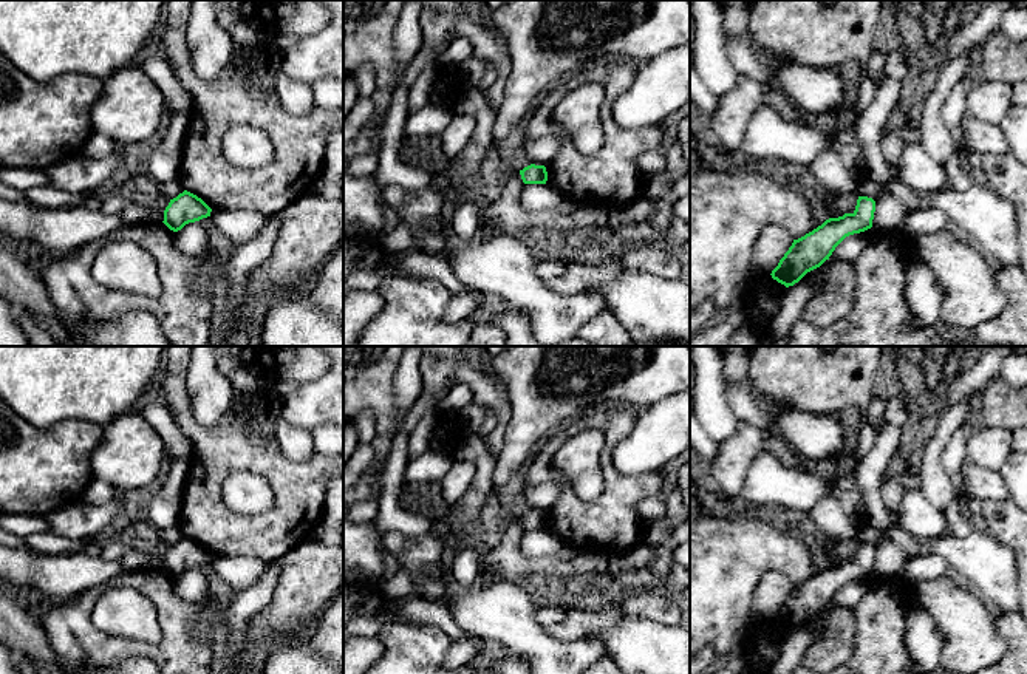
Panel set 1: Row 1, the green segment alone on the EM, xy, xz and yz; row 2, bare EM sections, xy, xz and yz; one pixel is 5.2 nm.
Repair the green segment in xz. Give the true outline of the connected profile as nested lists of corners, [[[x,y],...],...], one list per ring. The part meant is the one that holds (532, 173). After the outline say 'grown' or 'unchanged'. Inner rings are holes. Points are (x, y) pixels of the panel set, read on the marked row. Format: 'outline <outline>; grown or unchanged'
outline [[[531,164],[520,170],[524,184],[546,184],[548,172],[544,165]]]; unchanged

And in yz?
outline [[[858,196],[855,210],[838,218],[829,218],[821,226],[793,240],[789,250],[772,271],[772,278],[786,288],[798,283],[807,272],[820,267],[835,247],[849,235],[872,227],[875,201]]]; unchanged

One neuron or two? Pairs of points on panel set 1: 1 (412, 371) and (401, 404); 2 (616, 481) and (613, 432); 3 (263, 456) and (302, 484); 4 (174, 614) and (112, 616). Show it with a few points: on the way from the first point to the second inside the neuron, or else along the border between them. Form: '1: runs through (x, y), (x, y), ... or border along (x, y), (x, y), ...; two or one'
1: runs through (409, 379), (406, 396); one
2: runs through (608, 469), (610, 444); one
3: runs through (272, 464), (293, 483); one
4: border along (132, 588), (156, 612), (161, 639), (155, 645); two

